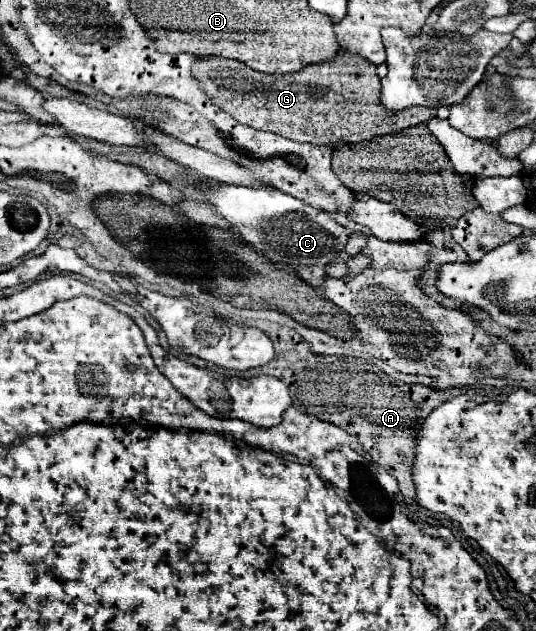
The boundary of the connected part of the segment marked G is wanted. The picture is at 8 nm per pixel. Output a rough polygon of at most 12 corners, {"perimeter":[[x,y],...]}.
{"perimeter":[[362,56],[282,76],[234,60],[192,64],[240,124],[312,146],[358,144],[422,124],[386,112]]}

